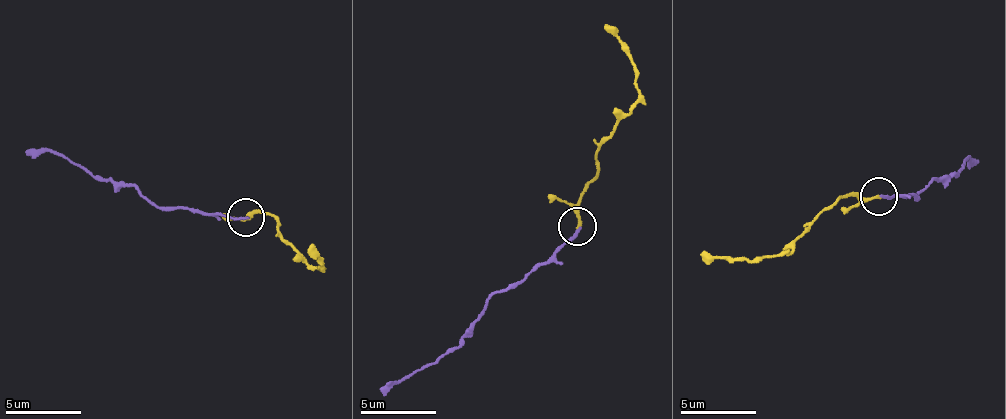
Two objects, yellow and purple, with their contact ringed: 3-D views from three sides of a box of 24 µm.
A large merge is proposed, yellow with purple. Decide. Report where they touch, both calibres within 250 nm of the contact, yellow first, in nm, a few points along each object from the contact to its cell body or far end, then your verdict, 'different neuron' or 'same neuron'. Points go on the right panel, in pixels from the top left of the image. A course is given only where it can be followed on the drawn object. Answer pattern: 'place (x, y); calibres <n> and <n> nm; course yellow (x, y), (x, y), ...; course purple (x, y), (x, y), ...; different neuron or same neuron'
place (879, 196); calibres 200 and 180 nm; course yellow (880, 195), (842, 194), (790, 252), (774, 257), (727, 259), (698, 255); course purple (880, 195), (914, 199), (956, 171), (967, 158), (974, 161); same neuron

